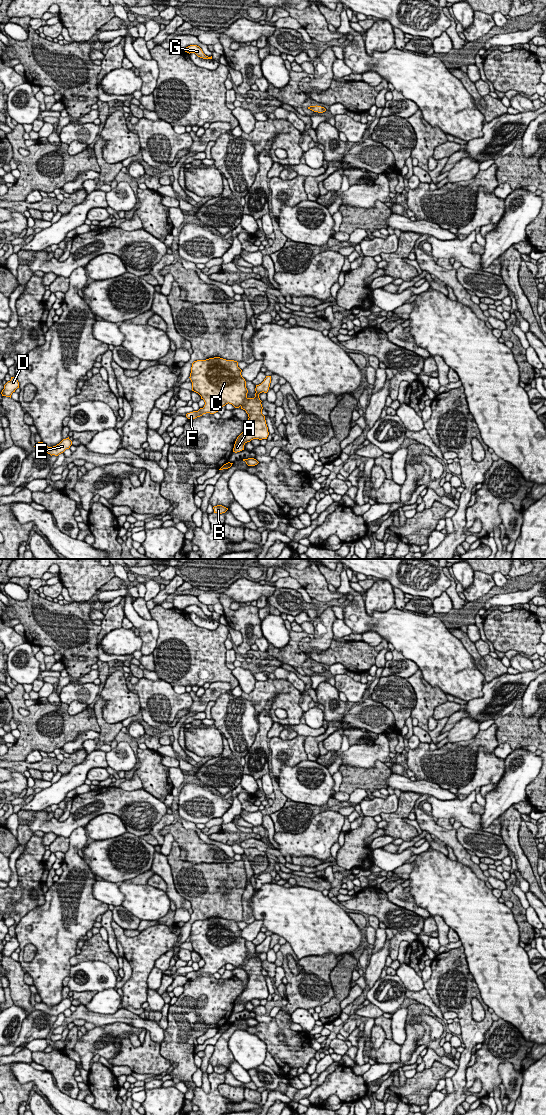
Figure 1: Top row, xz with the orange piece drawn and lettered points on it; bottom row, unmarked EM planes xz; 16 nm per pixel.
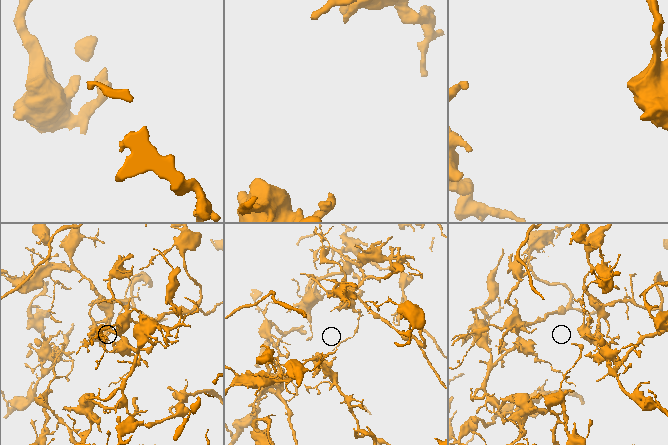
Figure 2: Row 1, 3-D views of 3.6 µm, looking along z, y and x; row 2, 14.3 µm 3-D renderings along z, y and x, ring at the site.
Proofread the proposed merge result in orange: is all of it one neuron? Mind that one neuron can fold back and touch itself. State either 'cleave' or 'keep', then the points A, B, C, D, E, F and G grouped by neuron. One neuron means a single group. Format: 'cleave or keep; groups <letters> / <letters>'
keep; groups A B C D E F G

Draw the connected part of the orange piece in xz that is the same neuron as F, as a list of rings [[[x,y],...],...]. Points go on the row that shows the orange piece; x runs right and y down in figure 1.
[[[220,357],[197,360],[192,363],[190,380],[192,391],[198,393],[205,405],[198,411],[186,414],[188,419],[195,419],[203,414],[214,414],[226,404],[241,408],[248,414],[246,429],[237,437],[233,452],[244,450],[244,445],[253,439],[267,439],[269,432],[265,416],[262,414],[262,404],[259,394],[267,393],[271,383],[271,376],[256,385],[255,397],[248,398],[246,381],[241,375],[242,370],[238,362]]]

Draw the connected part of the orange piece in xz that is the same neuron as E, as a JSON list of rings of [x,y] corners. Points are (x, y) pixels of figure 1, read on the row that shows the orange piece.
[[[68,437],[66,439],[63,439],[59,444],[53,447],[48,447],[43,442],[36,443],[34,447],[36,450],[41,450],[45,453],[50,454],[51,456],[58,456],[59,454],[63,453],[66,449],[69,449],[71,445],[72,441]]]

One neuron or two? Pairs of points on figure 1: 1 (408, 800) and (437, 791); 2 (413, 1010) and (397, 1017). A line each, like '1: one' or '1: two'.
1: two
2: two

